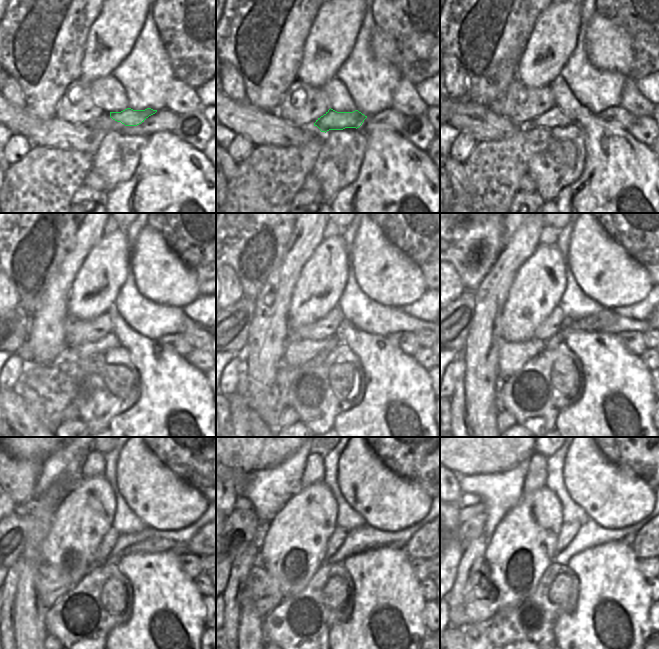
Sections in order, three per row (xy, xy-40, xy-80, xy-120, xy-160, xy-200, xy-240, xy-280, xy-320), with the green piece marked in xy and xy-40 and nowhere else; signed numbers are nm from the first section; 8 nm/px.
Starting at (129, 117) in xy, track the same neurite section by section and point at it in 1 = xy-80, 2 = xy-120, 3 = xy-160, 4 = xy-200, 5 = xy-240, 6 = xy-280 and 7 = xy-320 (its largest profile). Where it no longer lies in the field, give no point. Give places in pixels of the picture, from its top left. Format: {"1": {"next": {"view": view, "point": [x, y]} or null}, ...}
{"1": {"next": {"view": "xy-80", "point": [553, 118]}}, "2": {"next": {"view": "xy-120", "point": [110, 341]}}, "3": {"next": {"view": "xy-160", "point": [298, 352]}}, "4": {"next": {"view": "xy-200", "point": [513, 355]}}, "5": {"next": {"view": "xy-240", "point": [59, 583]}}, "6": {"next": {"view": "xy-280", "point": [272, 581]}}, "7": {"next": {"view": "xy-320", "point": [489, 583]}}}

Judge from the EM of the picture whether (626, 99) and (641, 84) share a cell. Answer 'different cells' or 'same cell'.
different cells

